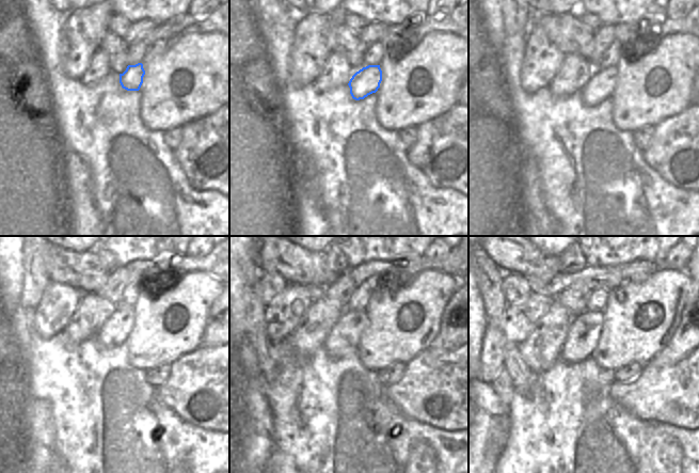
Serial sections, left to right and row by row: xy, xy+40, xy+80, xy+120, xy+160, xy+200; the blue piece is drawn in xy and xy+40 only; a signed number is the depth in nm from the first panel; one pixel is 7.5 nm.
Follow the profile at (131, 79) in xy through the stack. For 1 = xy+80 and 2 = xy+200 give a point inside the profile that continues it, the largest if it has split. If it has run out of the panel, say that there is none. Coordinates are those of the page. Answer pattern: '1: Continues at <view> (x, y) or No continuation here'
1: Continues at xy+80 (601, 84)
2: Continues at xy+200 (580, 334).

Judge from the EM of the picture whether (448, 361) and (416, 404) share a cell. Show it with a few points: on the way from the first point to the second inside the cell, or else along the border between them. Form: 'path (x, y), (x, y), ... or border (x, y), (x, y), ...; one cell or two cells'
path (448, 372), (427, 393); one cell

